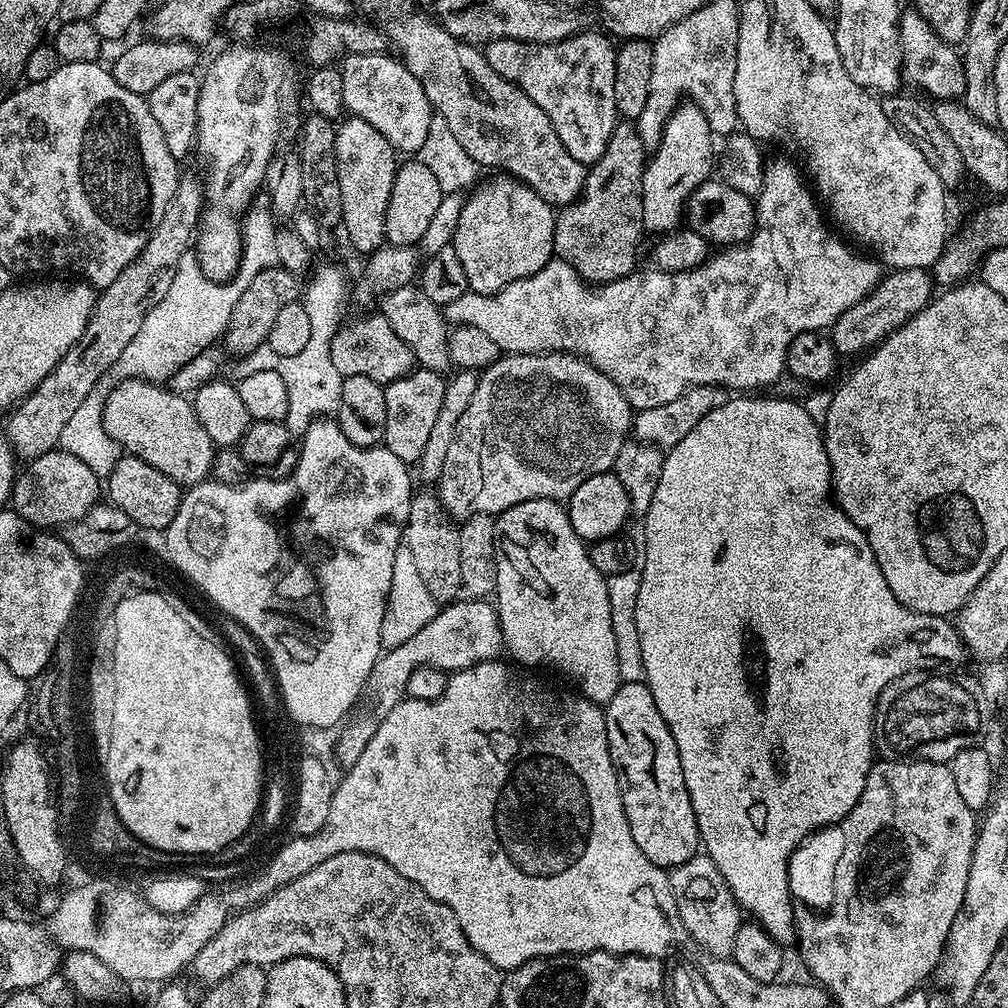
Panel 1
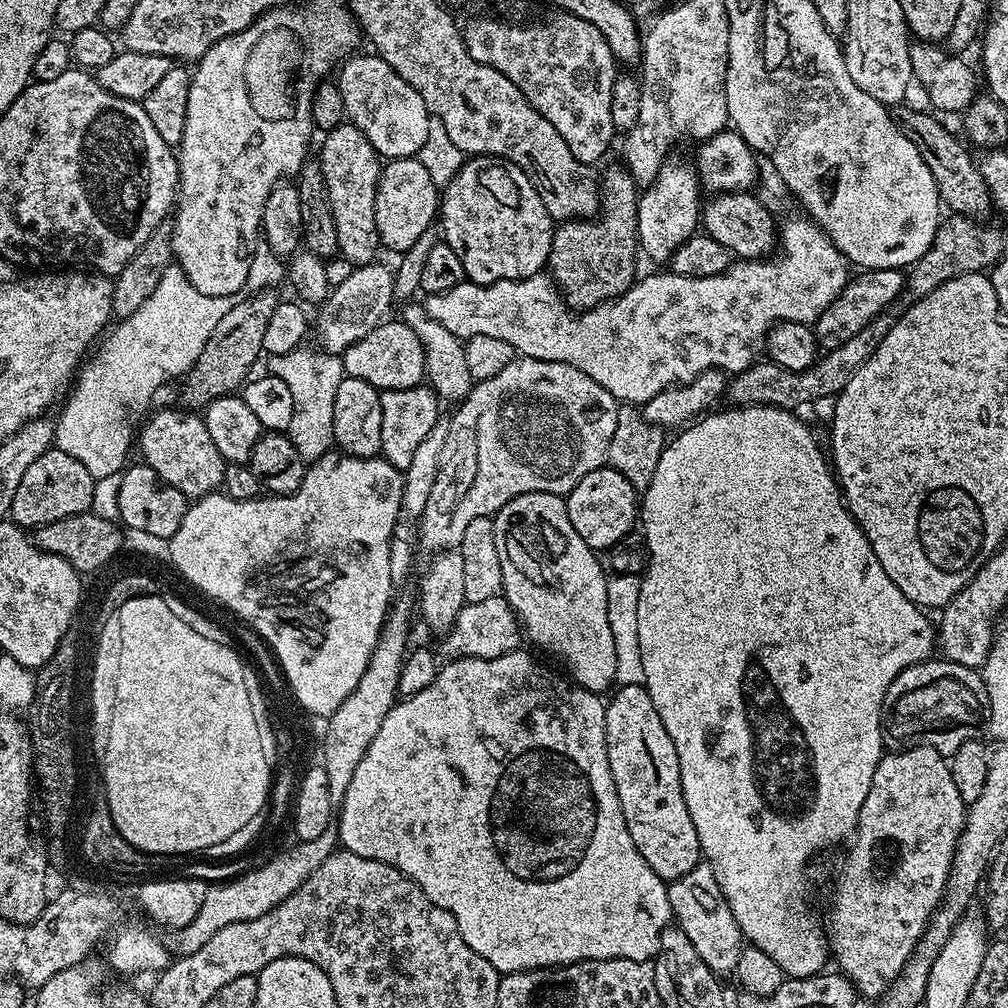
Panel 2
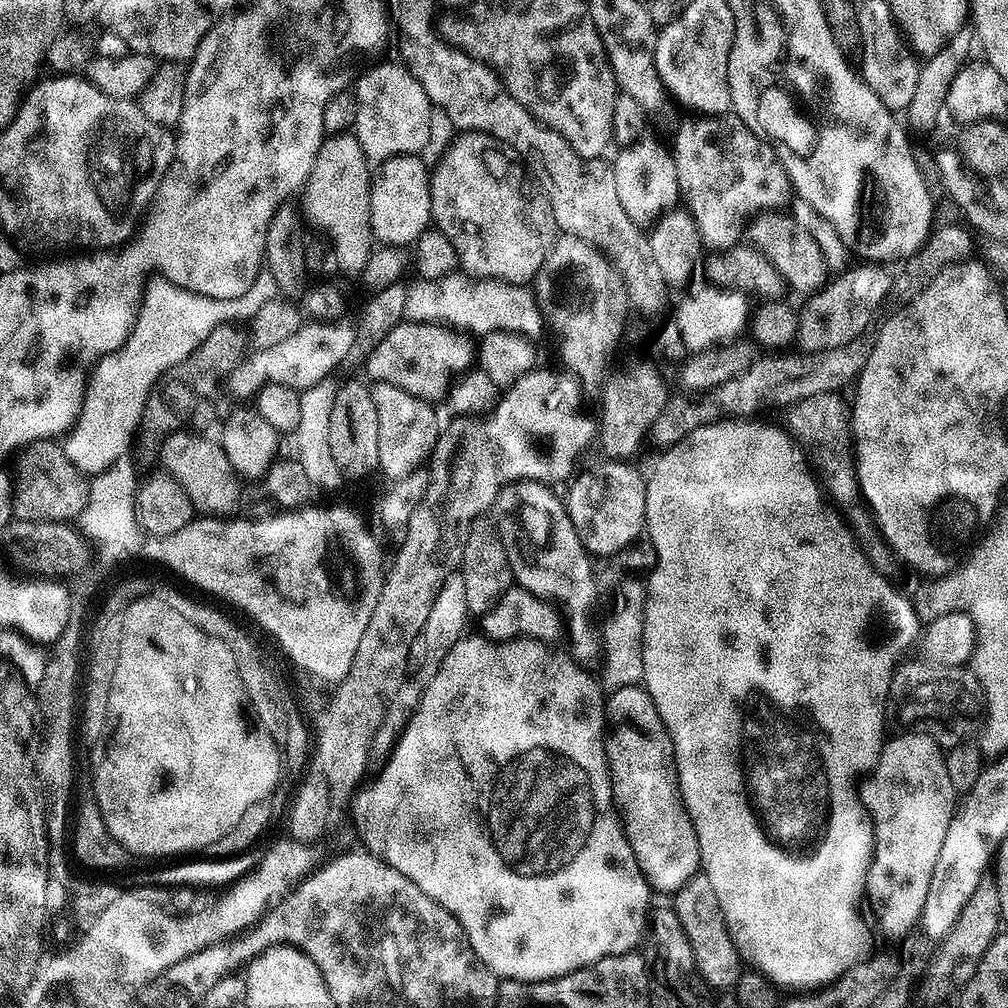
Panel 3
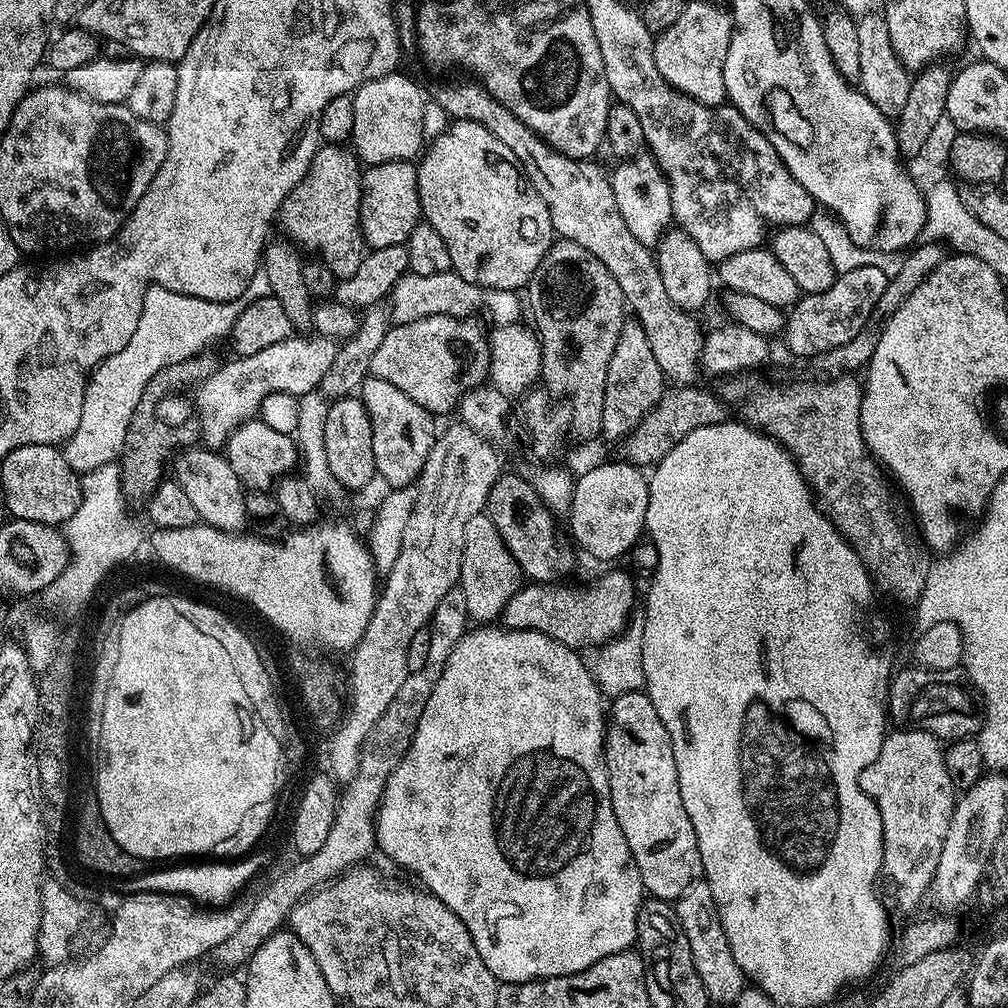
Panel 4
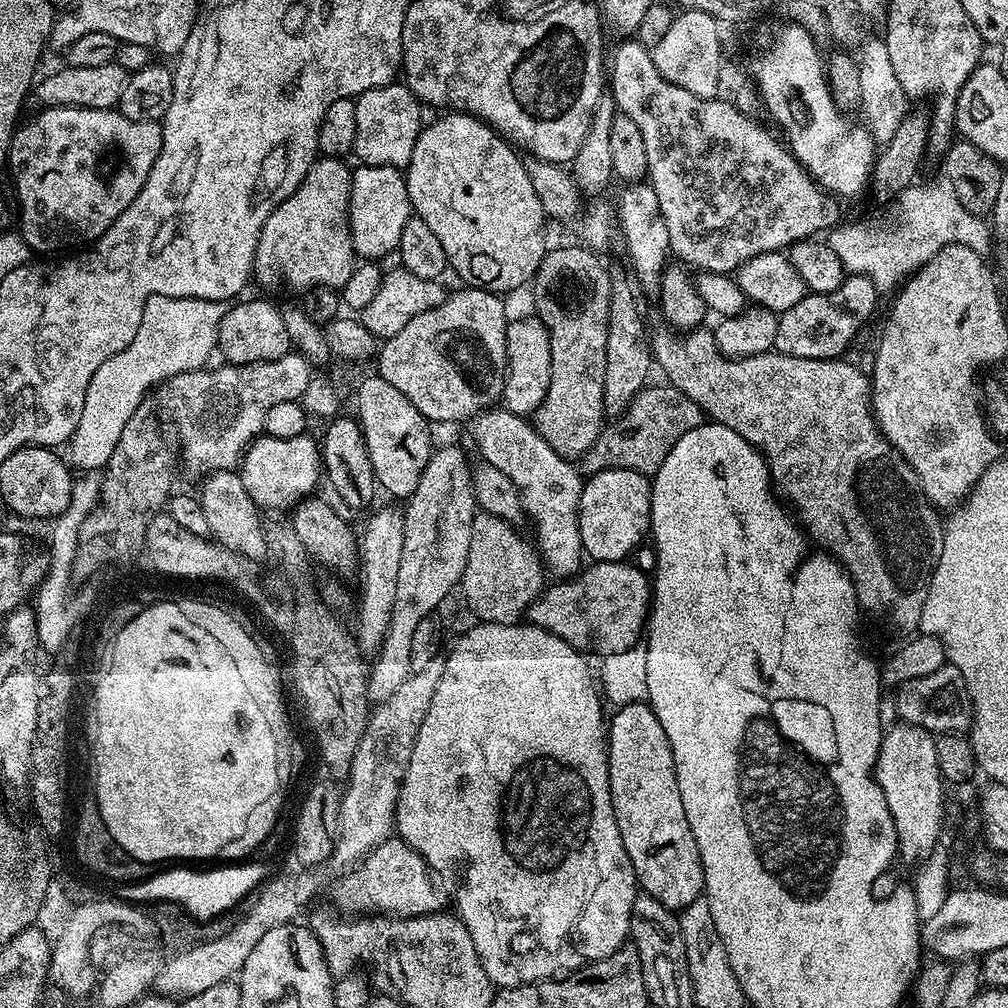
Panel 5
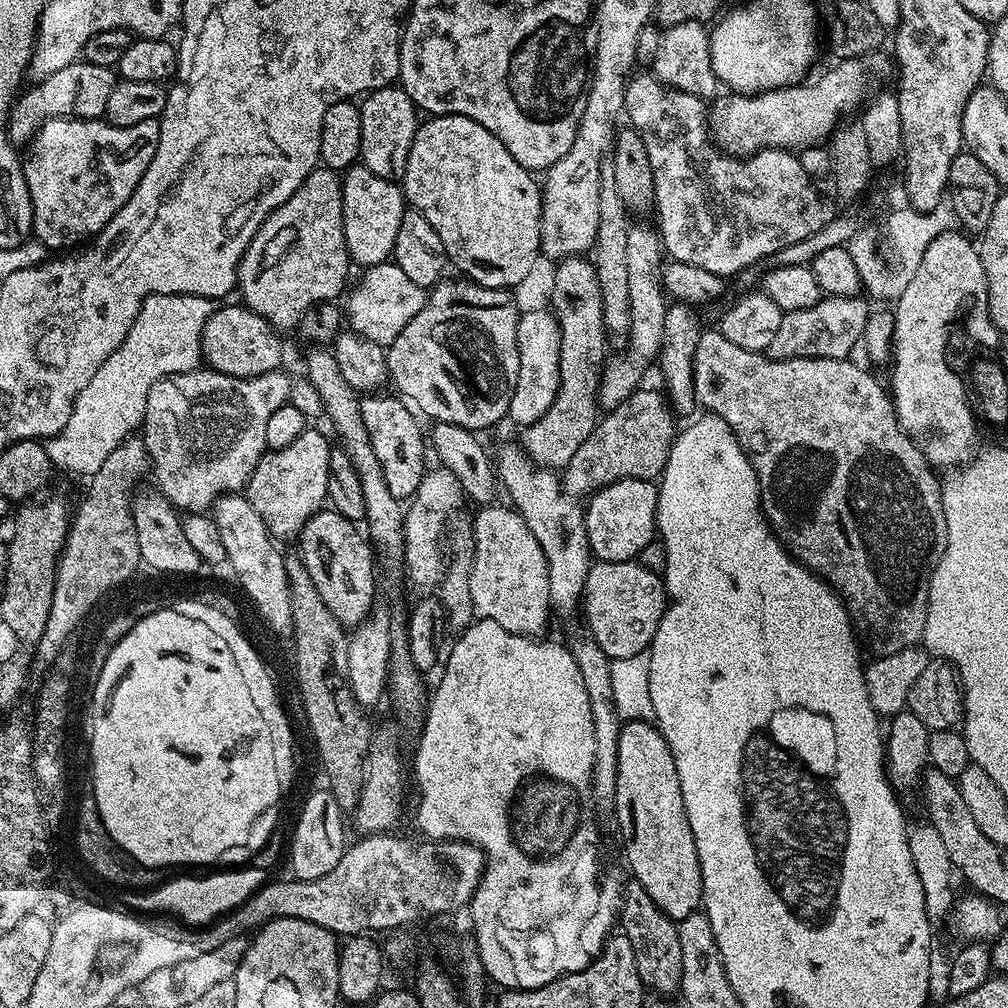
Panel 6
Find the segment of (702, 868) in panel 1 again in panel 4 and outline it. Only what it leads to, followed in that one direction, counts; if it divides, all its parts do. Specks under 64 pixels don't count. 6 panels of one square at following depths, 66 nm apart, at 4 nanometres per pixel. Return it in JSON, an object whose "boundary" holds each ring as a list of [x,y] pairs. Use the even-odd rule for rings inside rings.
{"boundary":[[[701,878],[686,886],[680,899],[675,901],[674,907],[678,922],[690,942],[690,958],[694,958],[694,970],[698,970],[698,978],[702,980],[709,1001],[713,1005],[735,1005],[738,994],[742,994],[746,986],[746,977],[738,962],[734,962],[730,942],[726,942],[718,906],[714,902],[714,890],[710,890],[707,879]]]}

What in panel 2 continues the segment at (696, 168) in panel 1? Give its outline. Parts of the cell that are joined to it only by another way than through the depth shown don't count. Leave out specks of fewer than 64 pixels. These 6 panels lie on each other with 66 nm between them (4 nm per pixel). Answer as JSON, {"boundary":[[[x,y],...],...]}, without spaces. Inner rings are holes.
{"boundary":[[[665,163],[656,176],[656,180],[643,191],[636,206],[636,238],[639,251],[641,253],[645,252],[652,260],[664,260],[664,262],[671,261],[674,250],[678,250],[678,246],[682,246],[689,238],[697,235],[702,224],[702,199],[700,200],[702,185],[700,177],[697,176],[696,169],[691,163],[672,163]]]}

